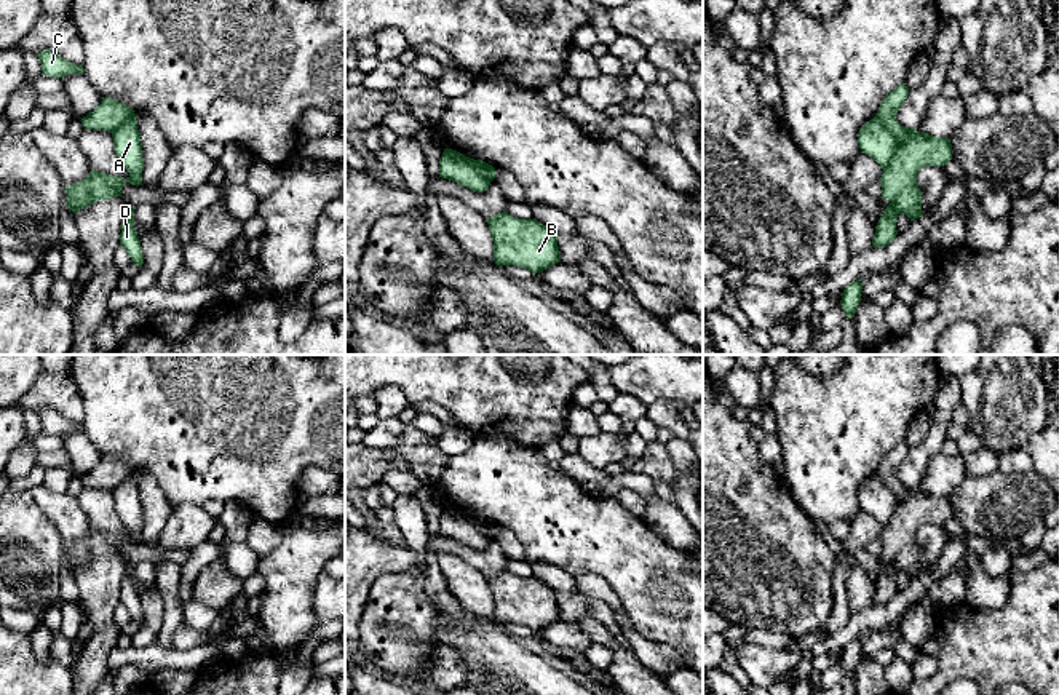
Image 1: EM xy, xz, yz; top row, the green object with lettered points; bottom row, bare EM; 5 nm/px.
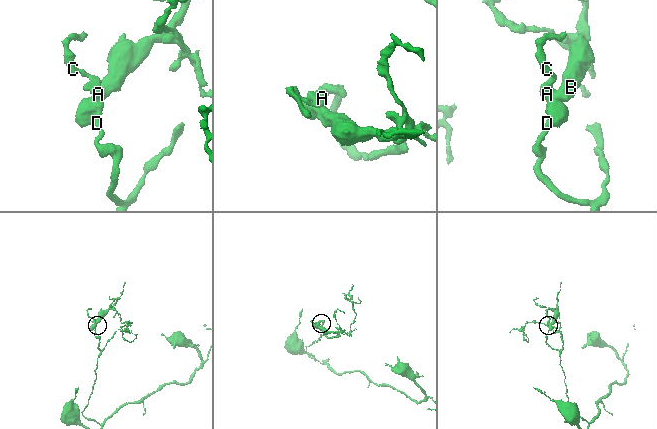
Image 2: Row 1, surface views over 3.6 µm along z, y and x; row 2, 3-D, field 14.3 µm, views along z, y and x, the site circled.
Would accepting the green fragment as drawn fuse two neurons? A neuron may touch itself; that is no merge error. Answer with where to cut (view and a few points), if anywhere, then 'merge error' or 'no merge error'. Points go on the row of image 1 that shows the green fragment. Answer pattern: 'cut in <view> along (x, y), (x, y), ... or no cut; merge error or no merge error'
cut in yz along (874, 117), (896, 142), (895, 154), (884, 171); merge error

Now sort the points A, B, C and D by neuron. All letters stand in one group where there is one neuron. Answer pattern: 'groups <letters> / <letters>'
groups A D / B C

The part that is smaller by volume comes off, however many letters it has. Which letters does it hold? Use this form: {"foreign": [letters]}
{"foreign": ["B", "C"]}

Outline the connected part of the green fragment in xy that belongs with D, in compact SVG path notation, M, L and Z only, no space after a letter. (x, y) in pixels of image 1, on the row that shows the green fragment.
M126 205L125 217L121 222L120 244L126 249L131 262L139 268L144 264L142 246L134 228L134 206Z

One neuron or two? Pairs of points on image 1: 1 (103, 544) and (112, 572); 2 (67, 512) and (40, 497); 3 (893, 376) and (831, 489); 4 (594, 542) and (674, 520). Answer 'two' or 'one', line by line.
1: one
2: one
3: one
4: two

